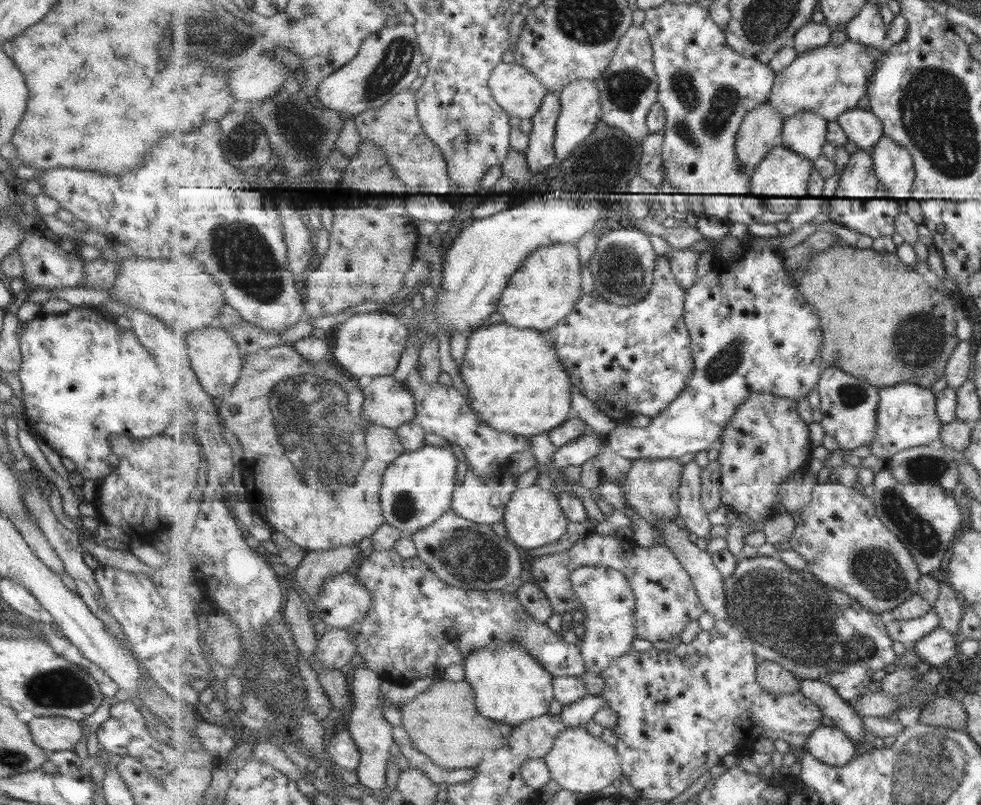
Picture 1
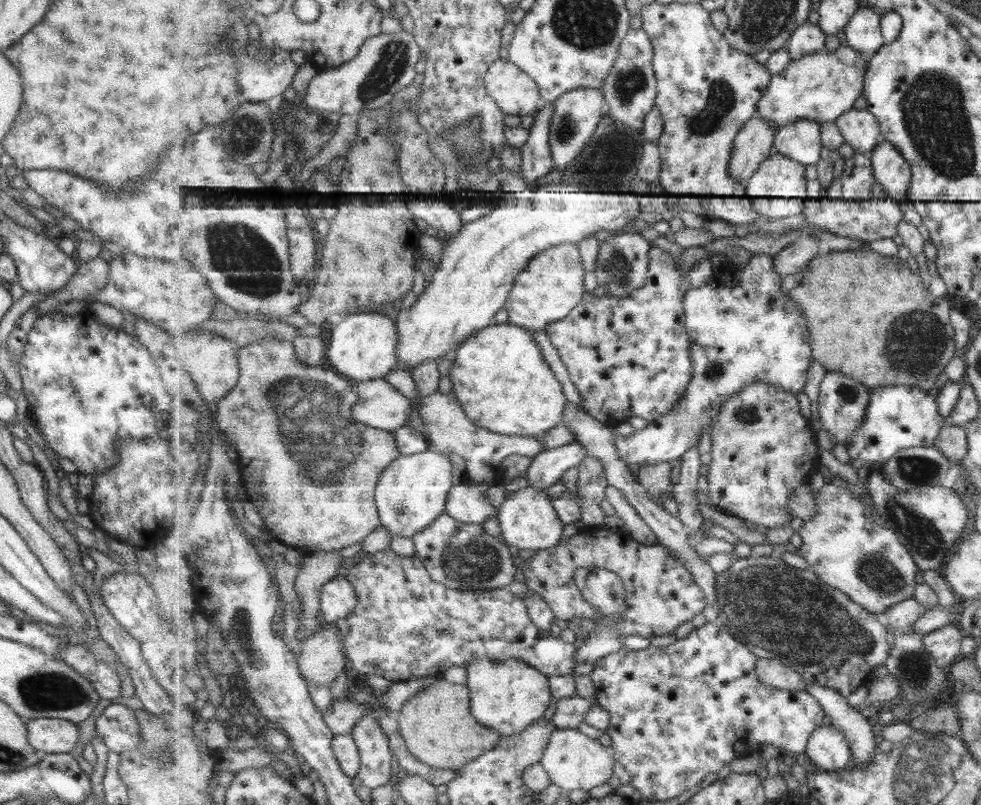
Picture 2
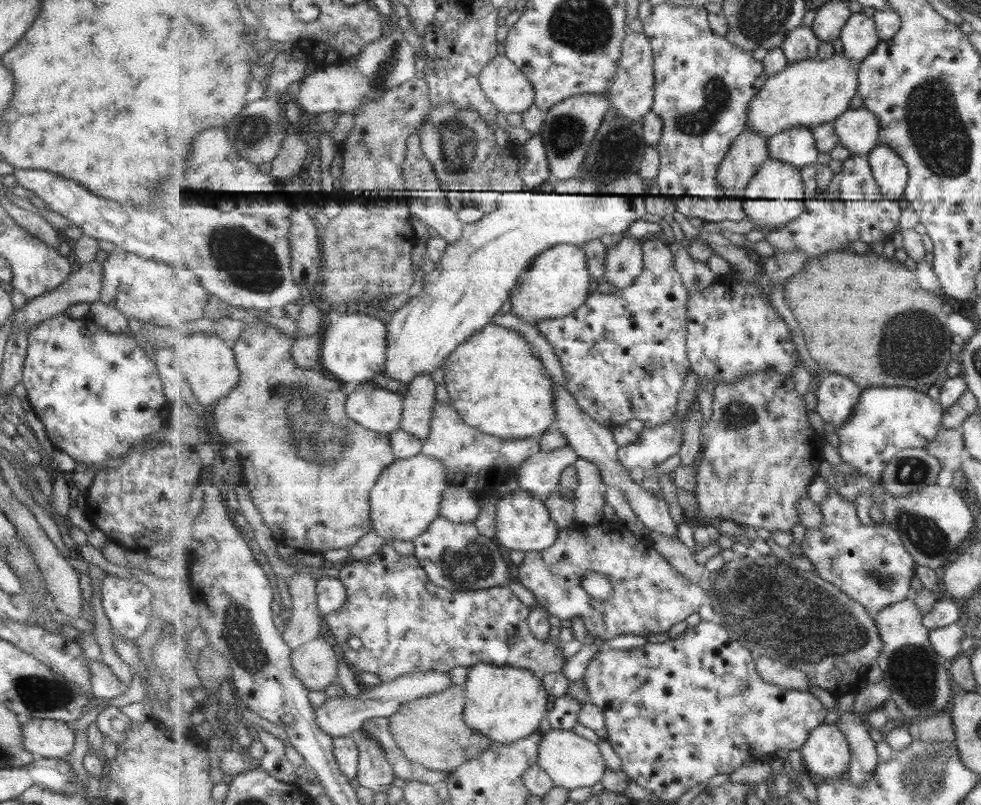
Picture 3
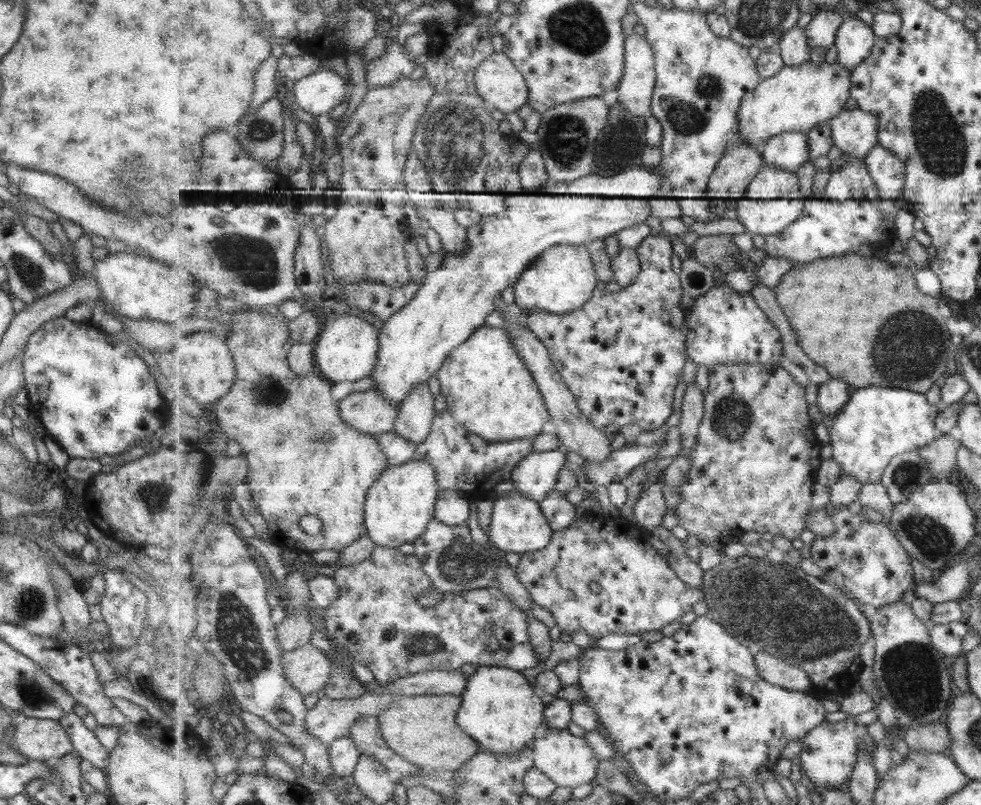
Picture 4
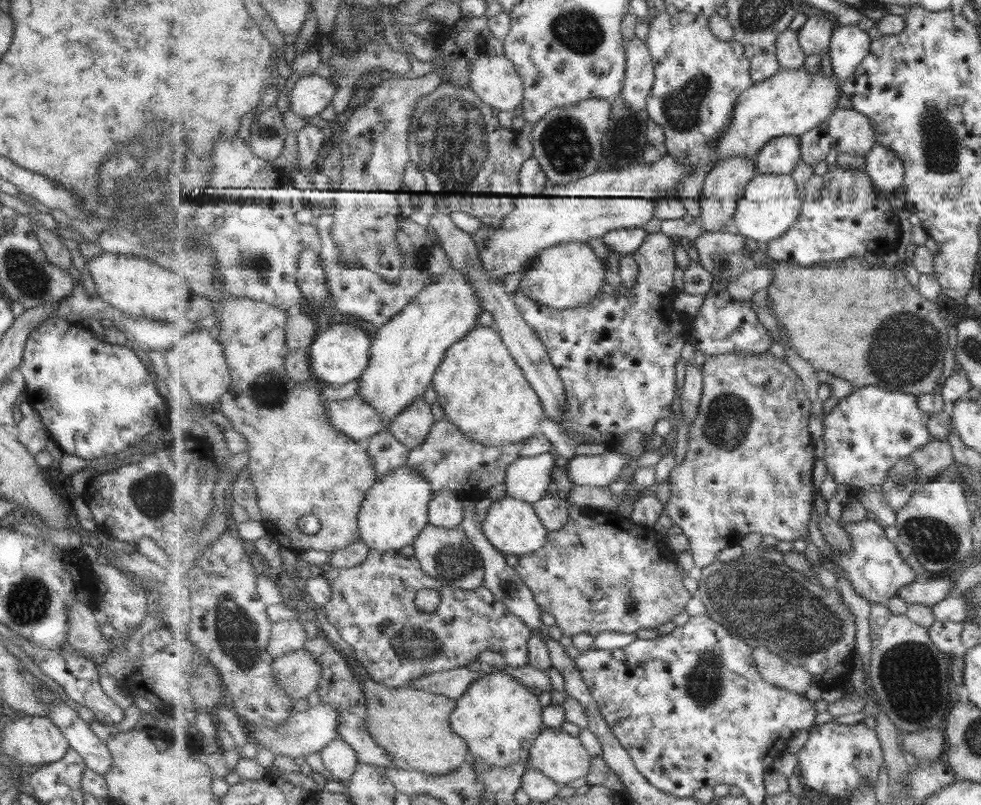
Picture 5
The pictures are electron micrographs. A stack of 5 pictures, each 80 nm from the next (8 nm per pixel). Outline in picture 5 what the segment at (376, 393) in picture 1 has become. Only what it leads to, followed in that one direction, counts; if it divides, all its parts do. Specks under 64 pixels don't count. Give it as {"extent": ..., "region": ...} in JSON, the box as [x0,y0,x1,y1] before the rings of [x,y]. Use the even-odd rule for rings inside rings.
{"extent":[326,394,391,447],"region":[[[359,394],[348,399],[329,400],[326,410],[332,425],[361,447],[367,446],[373,435],[389,430],[391,424]]]}

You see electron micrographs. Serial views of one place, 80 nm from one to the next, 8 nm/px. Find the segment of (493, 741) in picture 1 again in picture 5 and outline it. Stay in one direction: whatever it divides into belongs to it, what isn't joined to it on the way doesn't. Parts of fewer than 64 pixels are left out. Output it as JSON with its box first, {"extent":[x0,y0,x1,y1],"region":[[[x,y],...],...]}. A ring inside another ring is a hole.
{"extent":[362,678,471,775],"region":[[[370,678],[362,683],[368,697],[369,732],[377,744],[394,756],[396,764],[430,775],[444,775],[471,760],[467,741],[453,732],[450,721],[458,699],[415,687],[389,688]]]}

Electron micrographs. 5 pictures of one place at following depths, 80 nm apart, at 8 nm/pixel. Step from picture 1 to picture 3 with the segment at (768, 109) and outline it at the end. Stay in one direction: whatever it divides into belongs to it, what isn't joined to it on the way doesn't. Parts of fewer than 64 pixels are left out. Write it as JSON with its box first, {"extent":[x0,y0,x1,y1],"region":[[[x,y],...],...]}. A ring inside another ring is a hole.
{"extent":[718,128,770,197],"region":[[[752,128],[737,137],[723,159],[718,172],[719,184],[727,197],[743,197],[751,179],[770,158],[769,136],[763,136]]]}

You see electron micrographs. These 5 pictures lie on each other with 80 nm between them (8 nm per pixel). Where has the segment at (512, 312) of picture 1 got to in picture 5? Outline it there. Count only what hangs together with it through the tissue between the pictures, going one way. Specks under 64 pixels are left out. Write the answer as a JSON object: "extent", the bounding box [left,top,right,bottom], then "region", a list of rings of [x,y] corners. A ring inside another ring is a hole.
{"extent":[521,243,607,309],"region":[[[561,243],[541,251],[530,266],[523,271],[521,289],[535,304],[549,308],[569,309],[594,303],[597,296],[607,289],[607,272],[602,260],[587,243]]]}

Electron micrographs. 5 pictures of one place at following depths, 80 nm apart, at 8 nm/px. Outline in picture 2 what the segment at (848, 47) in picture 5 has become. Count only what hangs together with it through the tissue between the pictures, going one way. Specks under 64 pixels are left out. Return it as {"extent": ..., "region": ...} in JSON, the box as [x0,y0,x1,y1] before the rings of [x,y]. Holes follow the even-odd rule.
{"extent":[843,5,886,59],"region":[[[864,5],[849,21],[843,30],[846,44],[860,52],[862,59],[870,59],[886,43],[881,30],[881,14]]]}

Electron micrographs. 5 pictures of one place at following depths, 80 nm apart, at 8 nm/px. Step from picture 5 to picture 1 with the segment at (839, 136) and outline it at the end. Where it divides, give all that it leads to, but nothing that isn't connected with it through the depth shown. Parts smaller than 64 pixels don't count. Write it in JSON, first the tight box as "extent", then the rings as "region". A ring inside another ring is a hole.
{"extent":[838,108,884,152],"region":[[[861,108],[852,109],[839,117],[838,123],[858,149],[873,152],[884,136],[884,124],[877,114]]]}

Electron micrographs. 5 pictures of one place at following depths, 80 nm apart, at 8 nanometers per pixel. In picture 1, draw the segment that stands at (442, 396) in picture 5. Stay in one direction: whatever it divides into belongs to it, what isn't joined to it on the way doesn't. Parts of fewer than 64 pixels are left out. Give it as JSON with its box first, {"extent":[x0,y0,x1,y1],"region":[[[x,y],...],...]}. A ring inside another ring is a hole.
{"extent":[459,322,574,436],"region":[[[505,322],[477,328],[468,335],[468,349],[459,367],[462,380],[468,386],[466,397],[482,422],[500,430],[521,435],[536,436],[561,426],[574,415],[571,375],[559,358],[557,349],[543,332],[534,328],[519,328]]]}

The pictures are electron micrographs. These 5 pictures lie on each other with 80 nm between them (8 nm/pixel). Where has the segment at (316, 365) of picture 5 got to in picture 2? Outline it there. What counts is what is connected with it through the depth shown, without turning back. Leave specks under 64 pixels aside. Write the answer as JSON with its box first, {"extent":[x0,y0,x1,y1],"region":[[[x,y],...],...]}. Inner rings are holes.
{"extent":[327,309,401,383],"region":[[[369,309],[364,313],[352,312],[332,328],[327,365],[356,383],[384,378],[397,368],[399,340],[401,334],[397,330],[397,322],[393,322],[387,315],[370,312]]]}

